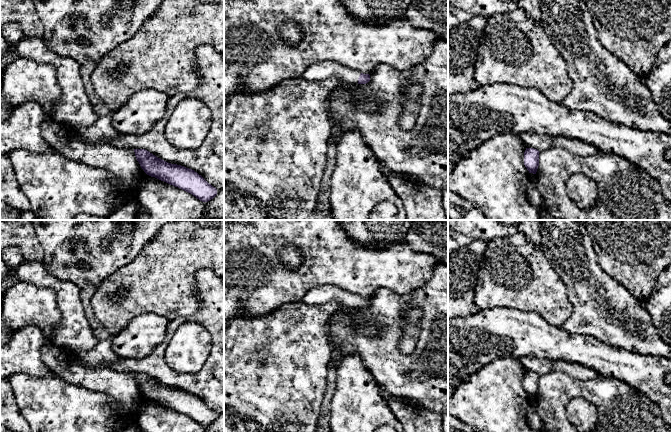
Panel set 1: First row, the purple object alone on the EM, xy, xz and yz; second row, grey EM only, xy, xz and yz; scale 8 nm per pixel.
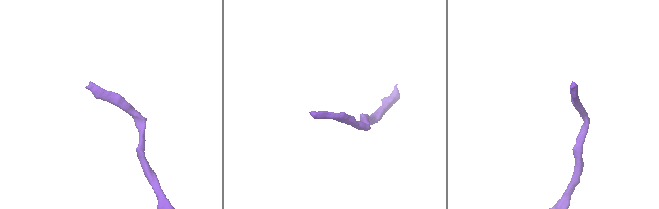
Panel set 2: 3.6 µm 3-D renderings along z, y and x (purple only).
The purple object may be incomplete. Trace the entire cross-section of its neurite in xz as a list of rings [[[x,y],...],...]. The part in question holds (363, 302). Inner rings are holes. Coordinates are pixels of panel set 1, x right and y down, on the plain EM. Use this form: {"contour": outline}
{"contour": [[[332,285],[315,287],[301,299],[301,302],[309,305],[320,305],[332,301],[339,302],[348,308],[366,308],[370,305],[369,298],[363,298]]]}

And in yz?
{"contour": [[[526,372],[524,376],[524,389],[529,397],[536,398],[539,390],[539,375],[534,372]]]}

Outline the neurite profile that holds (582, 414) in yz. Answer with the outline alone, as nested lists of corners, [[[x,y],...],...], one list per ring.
[[[575,398],[566,406],[569,422],[579,432],[592,432],[598,426],[597,408],[583,398]]]

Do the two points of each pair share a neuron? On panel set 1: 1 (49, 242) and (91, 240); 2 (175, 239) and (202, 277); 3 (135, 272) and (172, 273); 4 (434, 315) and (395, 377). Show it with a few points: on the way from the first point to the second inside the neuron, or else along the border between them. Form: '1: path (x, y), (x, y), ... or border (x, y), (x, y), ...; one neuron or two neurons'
1: path (59, 236), (63, 234), (81, 234); one neuron
2: border (211, 267), (202, 267), (196, 272), (197, 294); two neurons
3: path (144, 273), (163, 273); one neuron
4: path (435, 331), (435, 340), (411, 364); one neuron

